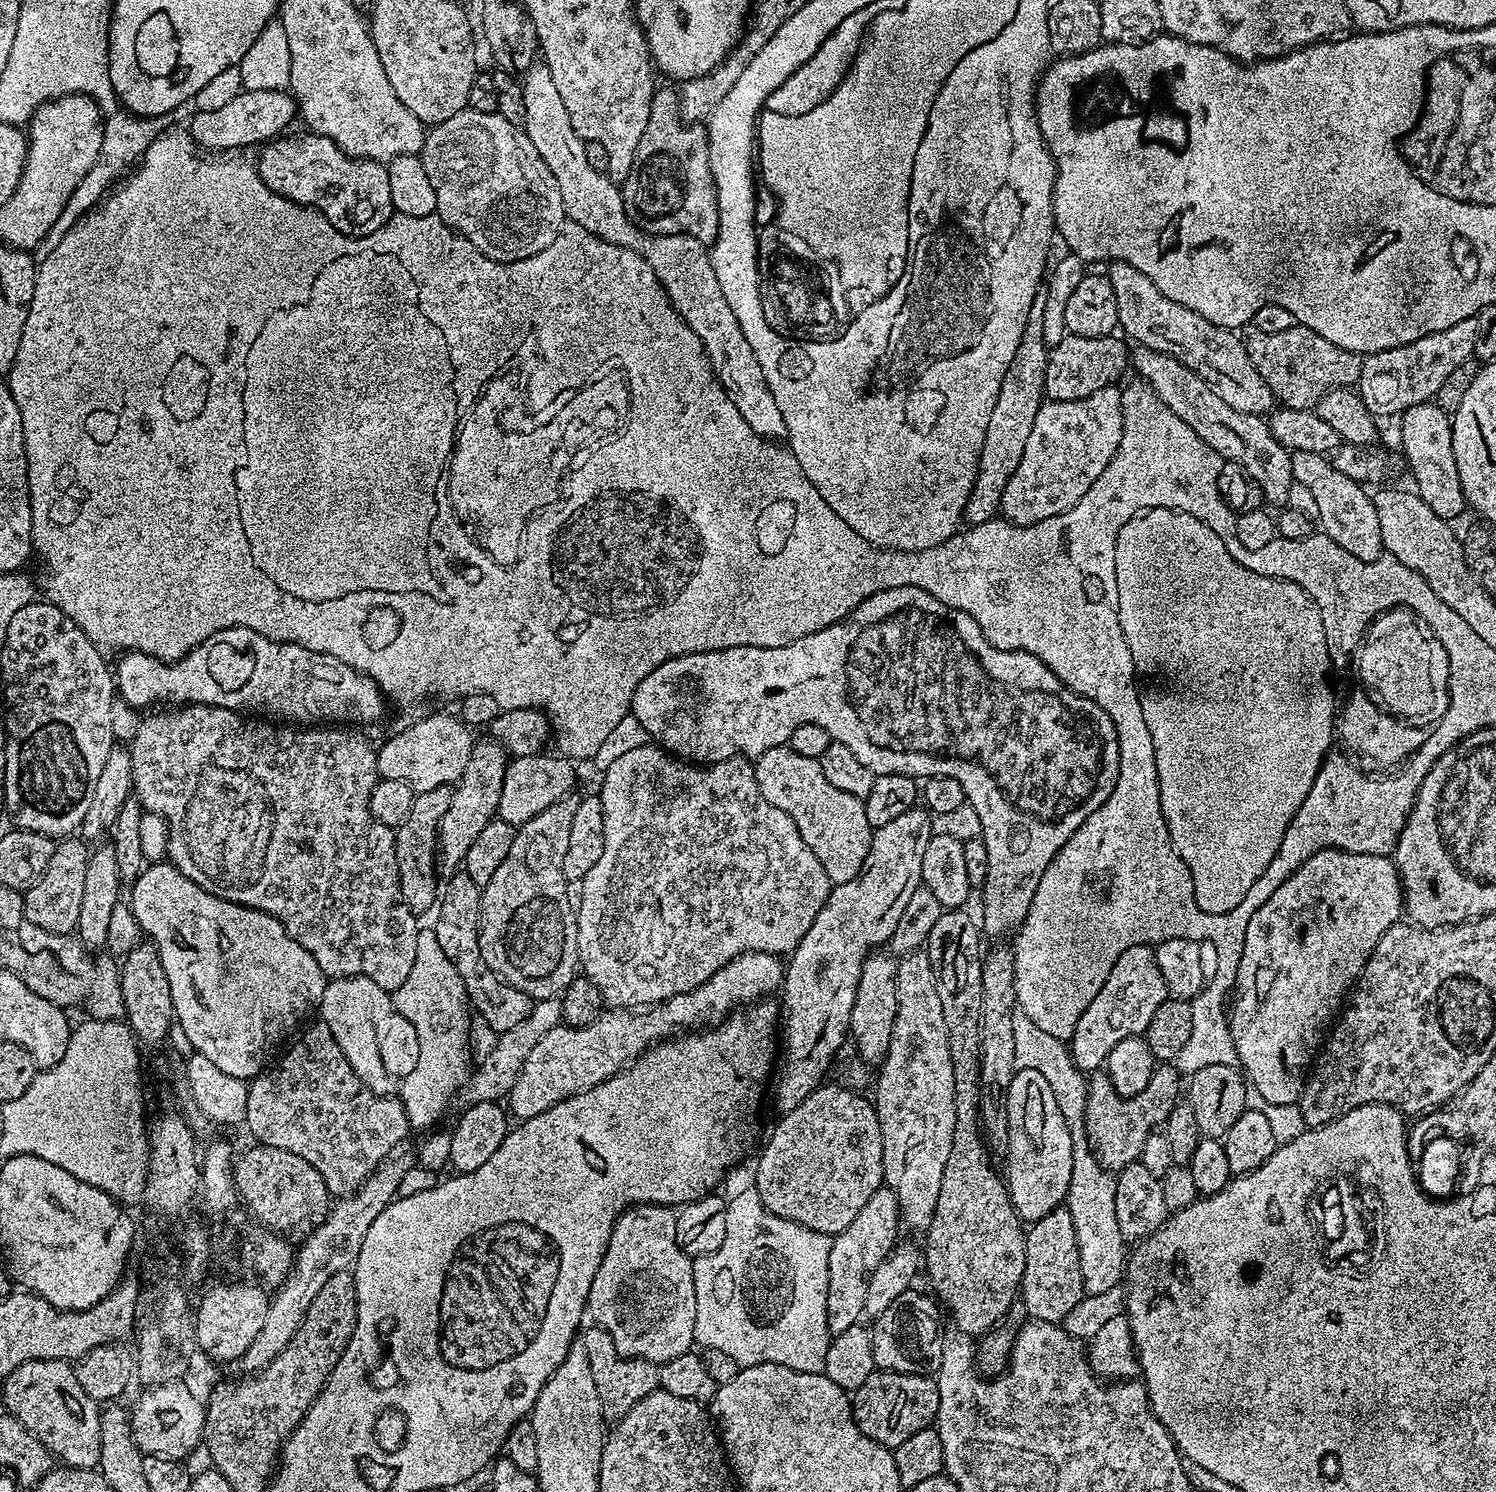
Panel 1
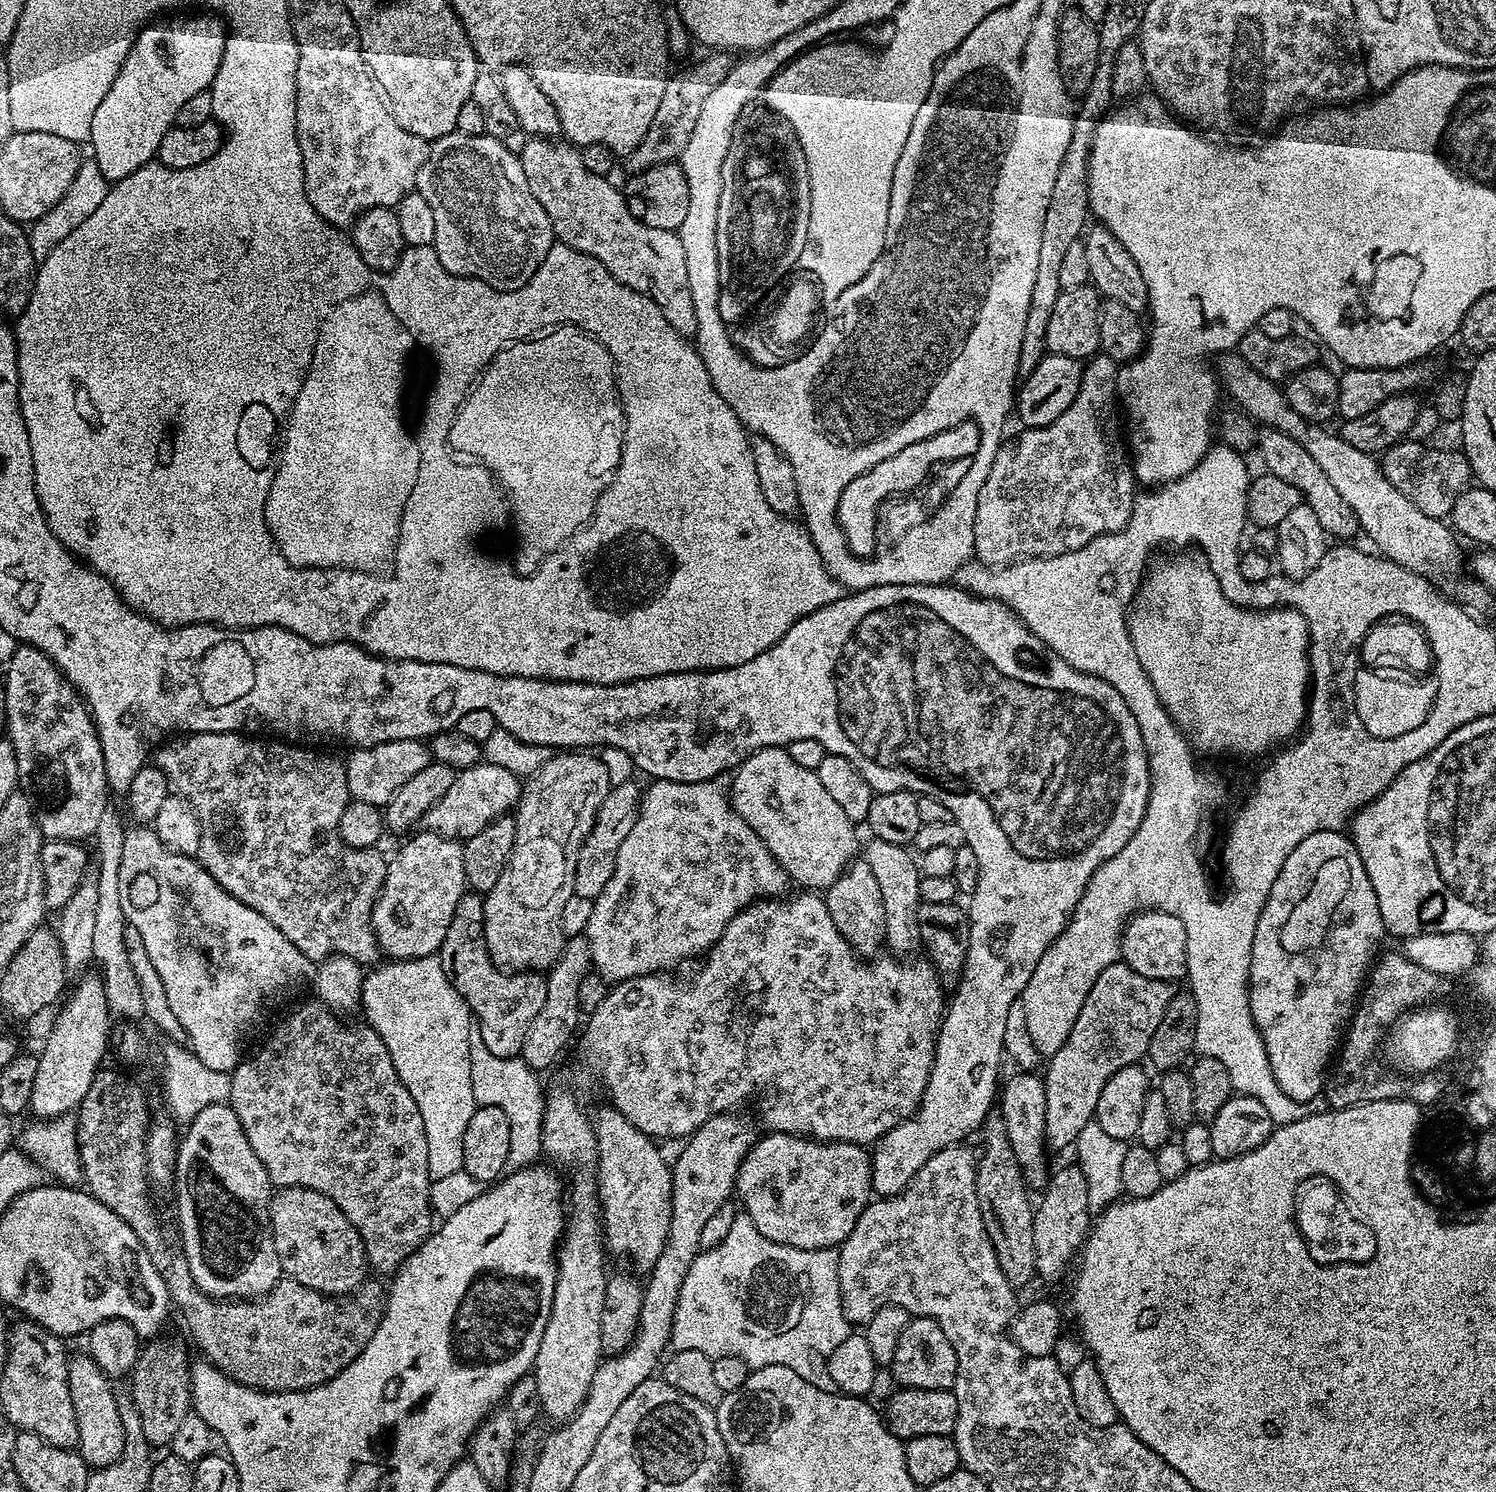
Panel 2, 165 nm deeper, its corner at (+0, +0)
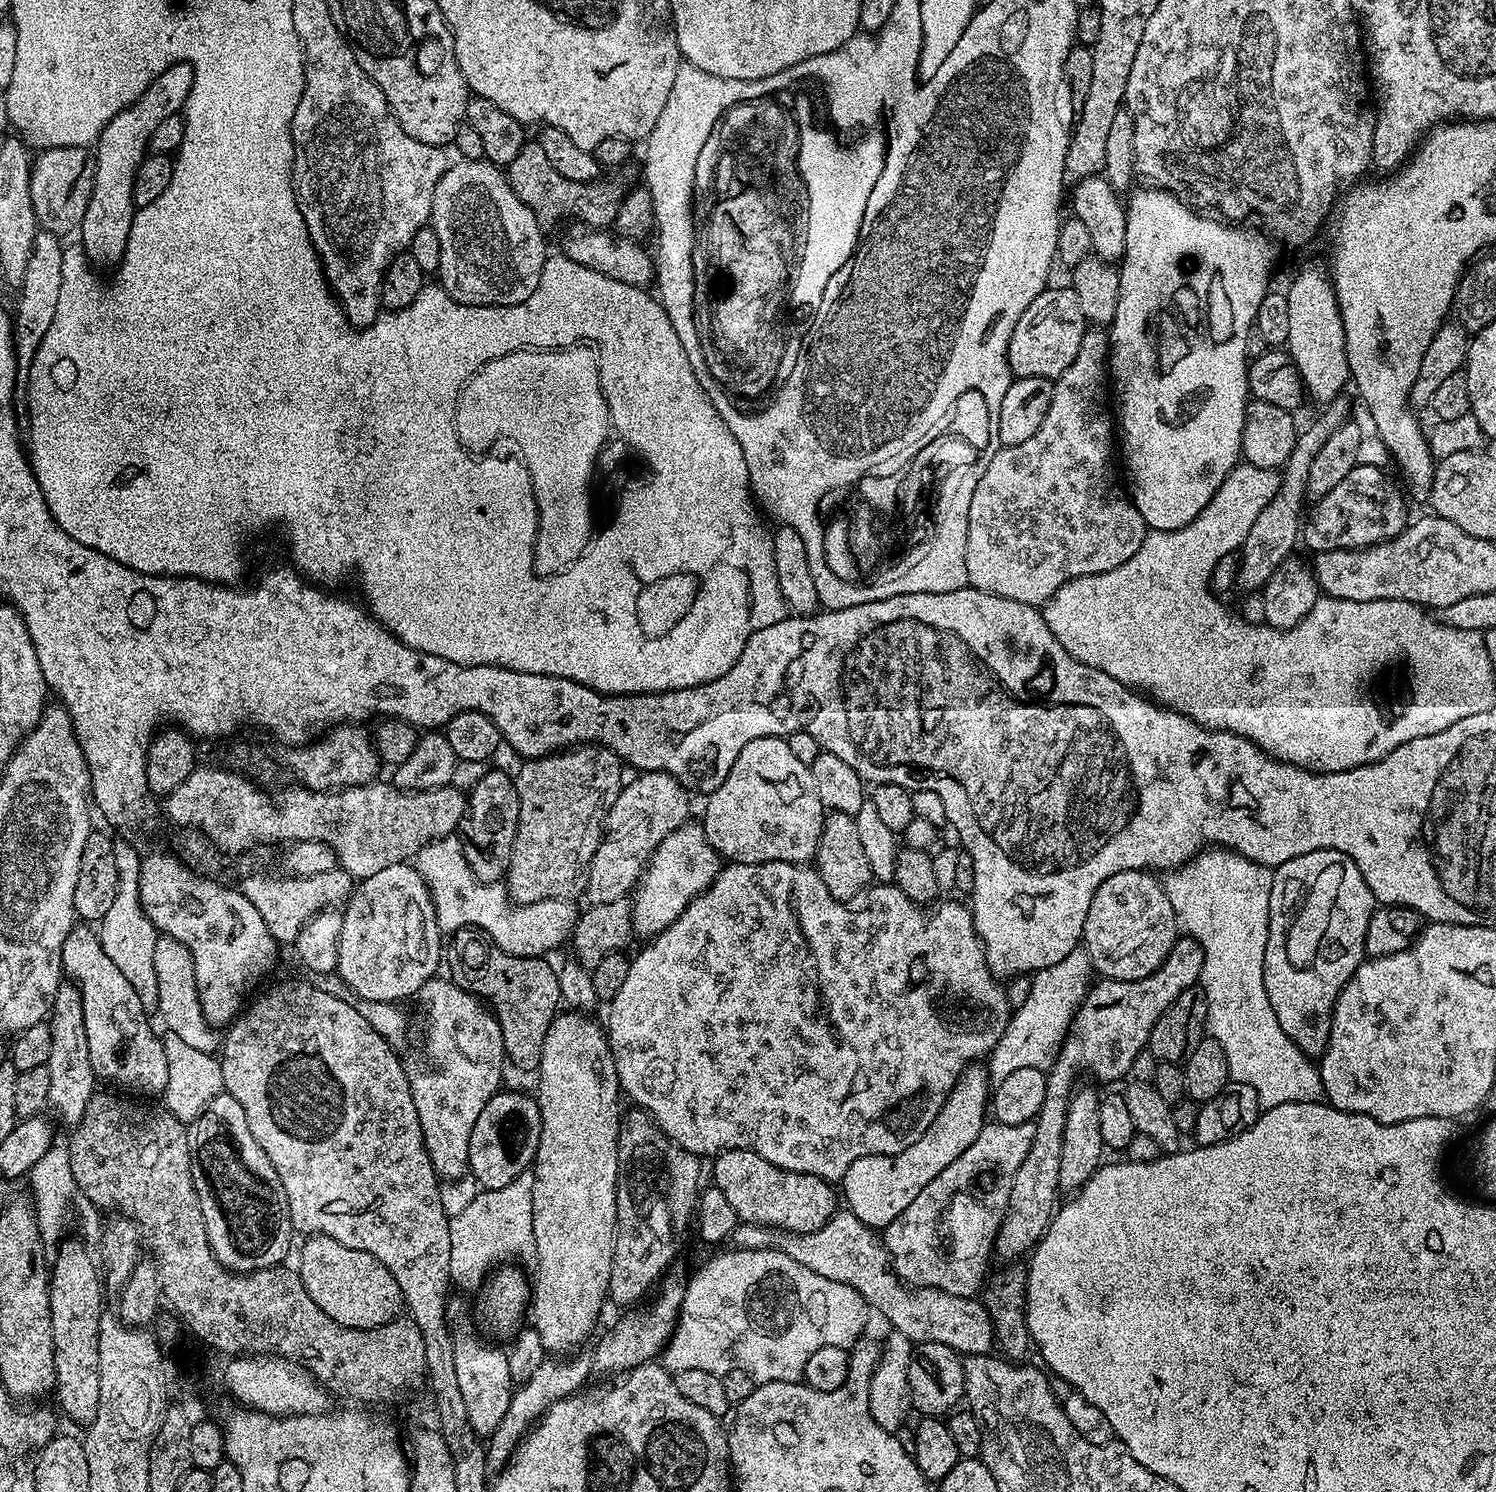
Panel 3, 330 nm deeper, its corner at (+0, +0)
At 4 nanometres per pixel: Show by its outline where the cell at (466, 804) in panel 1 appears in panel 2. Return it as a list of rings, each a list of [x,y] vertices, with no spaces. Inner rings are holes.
[[[427,830],[419,831],[417,834],[412,834],[407,837],[408,840],[393,856],[388,860],[388,869],[386,870],[386,878],[382,890],[376,899],[376,905],[372,908],[372,925],[376,931],[376,941],[380,944],[380,951],[385,957],[397,960],[413,960],[414,958],[422,958],[423,956],[437,955],[442,946],[442,942],[446,938],[446,930],[450,930],[450,918],[454,918],[454,906],[458,906],[458,902],[464,897],[466,891],[466,870],[464,869],[464,845],[459,839],[450,836],[440,836],[436,832]]]

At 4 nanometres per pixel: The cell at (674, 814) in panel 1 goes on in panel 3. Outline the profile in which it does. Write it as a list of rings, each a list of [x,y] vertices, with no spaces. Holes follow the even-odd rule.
[[[689,822],[674,830],[652,852],[640,881],[630,896],[632,931],[637,937],[651,938],[670,926],[686,910],[695,896],[701,896],[720,872],[722,858],[710,846],[703,827]]]

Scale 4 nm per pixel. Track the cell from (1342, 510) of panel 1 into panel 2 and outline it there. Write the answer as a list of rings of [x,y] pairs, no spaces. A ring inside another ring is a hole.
[[[1273,428],[1261,431],[1258,436],[1259,452],[1261,462],[1268,467],[1265,468],[1267,475],[1282,478],[1282,482],[1290,482],[1294,485],[1299,490],[1303,503],[1308,504],[1310,510],[1314,510],[1314,514],[1318,514],[1318,522],[1322,522],[1324,531],[1328,533],[1329,537],[1352,536],[1355,532],[1361,531],[1356,511],[1350,506],[1346,506],[1342,494],[1338,494],[1338,490],[1334,490],[1334,485],[1331,484],[1330,478],[1326,478],[1326,474],[1322,474],[1318,462],[1314,462],[1314,458],[1310,458],[1310,454],[1306,454],[1306,450],[1302,450],[1302,446],[1298,446],[1298,442],[1294,442],[1294,438]]]

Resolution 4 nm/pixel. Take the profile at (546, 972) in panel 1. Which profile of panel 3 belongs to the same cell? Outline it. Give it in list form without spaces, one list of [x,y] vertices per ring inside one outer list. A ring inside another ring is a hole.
[[[577,746],[555,754],[528,758],[514,779],[518,790],[518,826],[514,850],[506,877],[509,893],[532,892],[532,900],[578,898],[584,896],[588,884],[588,867],[604,838],[608,811],[614,806],[622,787],[622,762],[608,748]]]

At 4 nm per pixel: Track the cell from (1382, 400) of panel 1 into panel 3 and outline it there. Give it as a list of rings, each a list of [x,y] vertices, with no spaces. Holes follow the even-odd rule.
[[[1341,394],[1335,400],[1329,400],[1324,412],[1308,429],[1301,431],[1294,442],[1294,450],[1290,450],[1288,460],[1281,469],[1281,482],[1274,498],[1263,507],[1262,513],[1254,520],[1249,534],[1243,540],[1238,553],[1240,557],[1236,583],[1241,591],[1259,591],[1263,589],[1266,581],[1273,576],[1274,570],[1284,560],[1291,557],[1291,552],[1300,538],[1302,528],[1302,502],[1307,497],[1308,475],[1310,474],[1310,462],[1314,462],[1318,450],[1326,443],[1326,438],[1338,430],[1338,426],[1344,424],[1348,419],[1347,395]]]

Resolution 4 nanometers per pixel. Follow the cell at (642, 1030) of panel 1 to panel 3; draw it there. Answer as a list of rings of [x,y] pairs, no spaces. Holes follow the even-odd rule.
[[[790,862],[725,863],[714,878],[712,885],[701,896],[695,896],[686,906],[686,910],[682,910],[682,914],[677,920],[670,926],[666,926],[666,930],[662,930],[658,935],[651,937],[645,943],[648,945],[636,957],[634,955],[631,957],[626,982],[623,983],[617,996],[607,1005],[608,1024],[606,1020],[606,1035],[608,1045],[612,1048],[614,1066],[620,1079],[623,1095],[627,1099],[629,1096],[635,1107],[643,1108],[652,1117],[653,1122],[669,1138],[674,1142],[678,1142],[678,1146],[682,1146],[688,1152],[693,1152],[698,1158],[705,1158],[704,1156],[715,1158],[722,1155],[726,1150],[750,1150],[762,1154],[762,1158],[766,1158],[766,1162],[774,1162],[774,1166],[778,1166],[782,1170],[821,1176],[829,1182],[843,1181],[846,1170],[850,1170],[850,1166],[854,1166],[854,1162],[858,1162],[858,1158],[897,1156],[902,1154],[902,1150],[906,1150],[906,1146],[914,1146],[914,1142],[918,1142],[918,1138],[922,1138],[922,1134],[926,1134],[926,1130],[930,1130],[930,1124],[934,1122],[934,1118],[938,1118],[946,1098],[954,1090],[954,1086],[958,1082],[958,1078],[964,1073],[964,1069],[973,1062],[983,1061],[994,1050],[998,1038],[1002,1038],[1002,1034],[1008,1025],[1010,1007],[1007,1002],[1005,985],[990,970],[984,953],[984,944],[980,941],[980,936],[976,932],[976,927],[972,921],[972,913],[965,905],[963,908],[962,905],[948,900],[945,904],[937,903],[935,906],[921,906],[910,898],[906,898],[906,894],[902,894],[902,890],[892,882],[877,883],[867,893],[867,896],[868,908],[860,908],[856,913],[852,913],[848,909],[851,907],[847,903],[834,899],[830,894],[830,890],[826,890],[826,882],[822,882],[820,873],[816,871],[815,867],[791,864]]]

